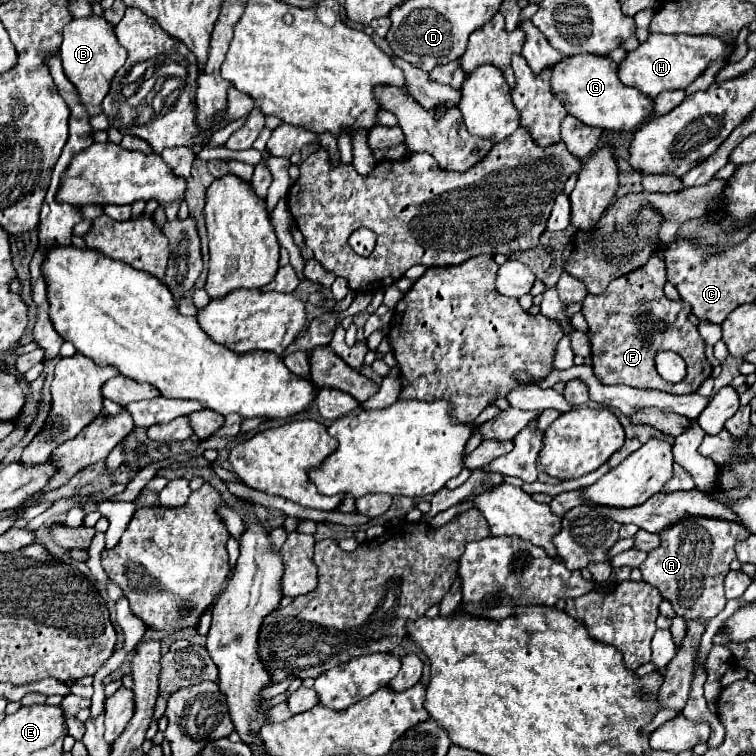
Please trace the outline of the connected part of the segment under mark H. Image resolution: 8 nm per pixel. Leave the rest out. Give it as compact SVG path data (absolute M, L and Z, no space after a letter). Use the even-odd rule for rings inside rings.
M654 33L618 63L618 77L624 85L632 85L654 99L662 89L686 89L708 67L708 63L716 59L728 59L730 53L732 51L726 49L726 43L710 35L692 37Z

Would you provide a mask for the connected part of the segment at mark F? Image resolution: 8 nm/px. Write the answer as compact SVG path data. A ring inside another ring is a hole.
M654 253L652 259L644 267L640 267L640 269L636 269L636 271L624 275L624 277L614 279L606 287L604 293L588 295L584 299L582 315L588 321L588 337L590 337L590 345L592 345L592 371L596 375L596 379L600 379L600 383L630 385L630 387L636 387L636 389L658 389L658 391L666 391L666 393L674 393L674 395L686 395L686 393L696 393L698 387L702 385L702 381L712 375L712 365L708 363L708 359L704 355L704 347L706 347L704 339L700 337L696 325L688 319L688 315L690 315L688 303L666 299L664 291L662 291L664 283L666 283L664 259L662 259L662 253ZM658 319L668 323L668 329L664 333L654 333L650 329L652 323L658 321ZM664 349L670 349L670 351L678 353L688 365L688 375L680 383L664 381L654 367L654 353L664 351Z

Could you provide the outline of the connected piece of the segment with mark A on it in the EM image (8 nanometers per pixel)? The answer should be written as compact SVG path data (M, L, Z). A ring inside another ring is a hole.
M704 517L684 519L660 533L662 545L652 549L648 559L638 567L642 581L656 587L662 593L662 599L668 599L676 615L684 617L686 623L708 623L726 605L724 577L730 571L730 561L736 559L734 545L748 535L750 531L738 523Z

